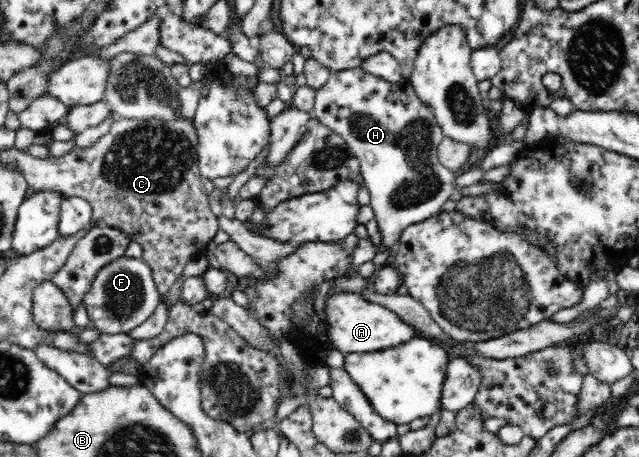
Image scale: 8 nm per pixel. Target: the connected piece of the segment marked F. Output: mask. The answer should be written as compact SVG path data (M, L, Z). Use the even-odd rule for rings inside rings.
M123 254L97 273L91 288L83 299L90 326L101 334L129 334L153 315L160 303L159 291L154 281L151 267L141 258Z

